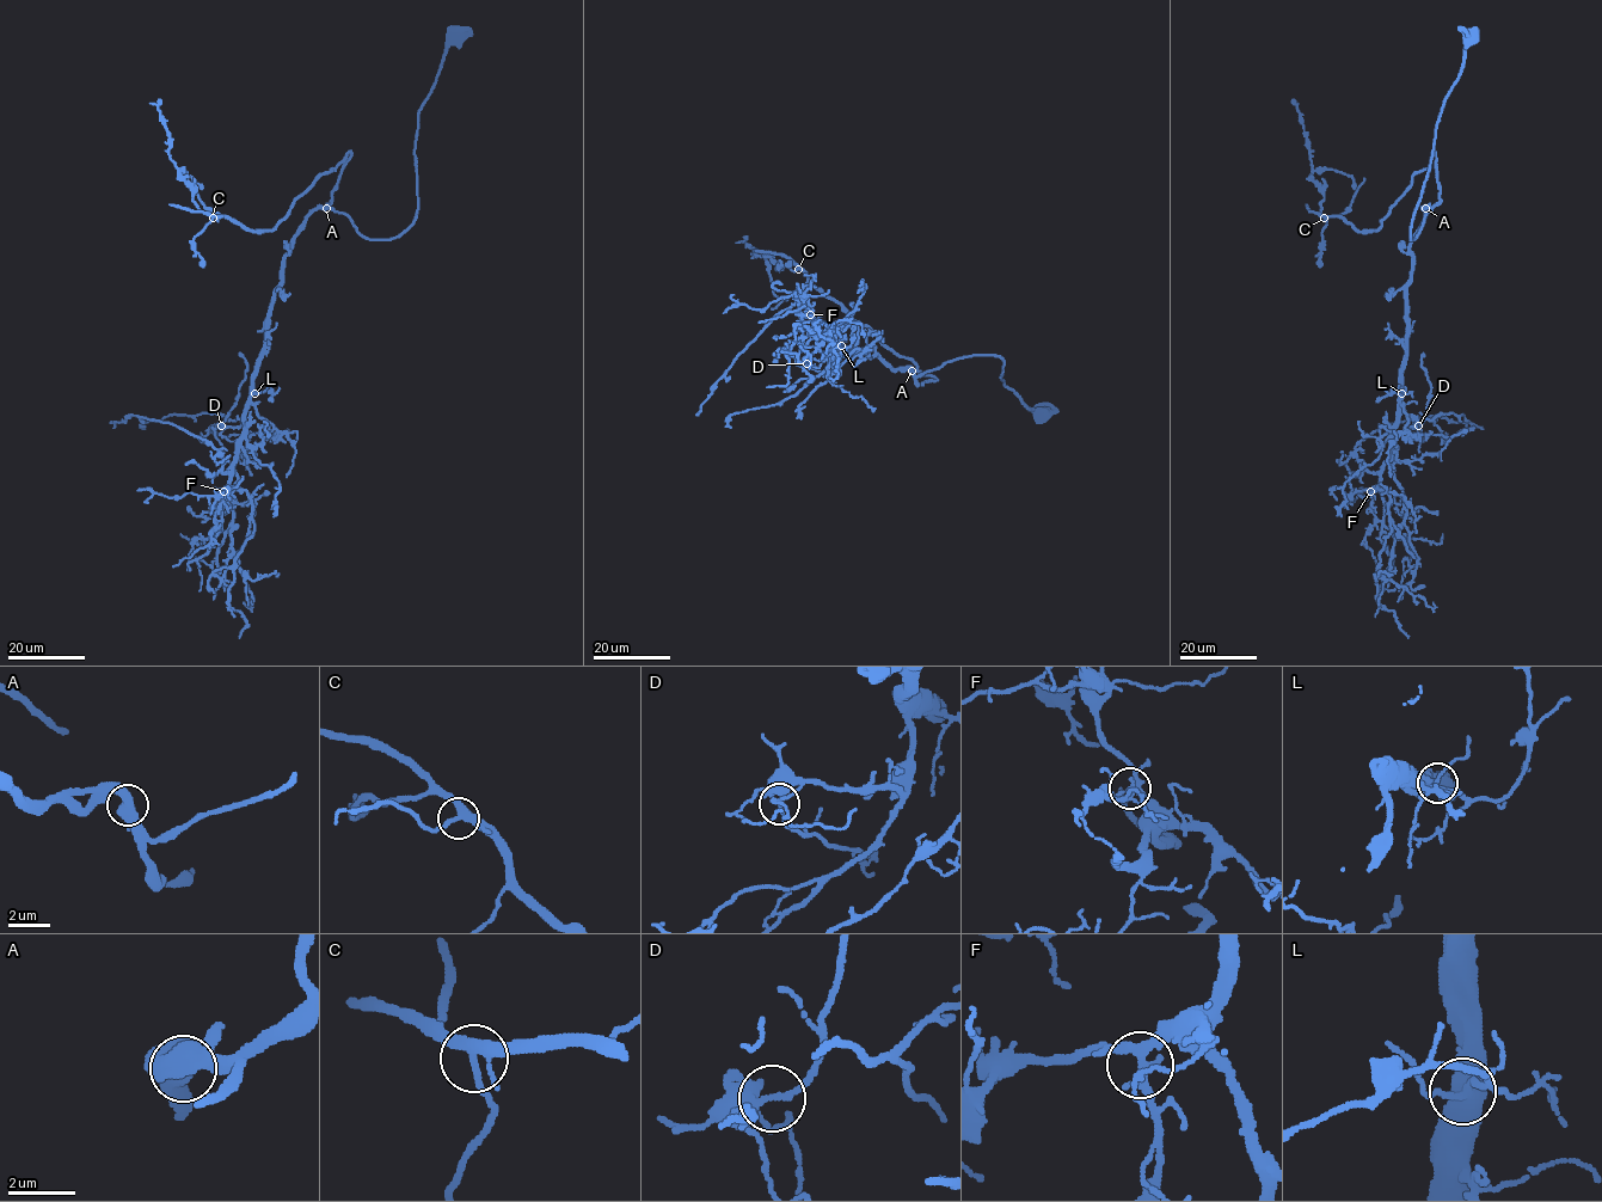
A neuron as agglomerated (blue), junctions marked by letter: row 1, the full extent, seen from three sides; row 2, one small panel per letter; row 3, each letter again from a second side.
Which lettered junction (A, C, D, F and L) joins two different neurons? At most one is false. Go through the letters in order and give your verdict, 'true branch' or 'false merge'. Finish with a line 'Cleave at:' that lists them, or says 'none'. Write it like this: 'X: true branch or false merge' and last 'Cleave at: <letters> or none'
A: true branch
C: true branch
D: true branch
F: true branch
L: true branch
Cleave at: none

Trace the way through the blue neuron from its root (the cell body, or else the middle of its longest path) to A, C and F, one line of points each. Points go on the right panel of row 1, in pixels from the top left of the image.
A: (1471, 37), (1474, 41), (1465, 48), (1462, 67), (1440, 114), (1411, 239), (1431, 208), (1425, 208)
C: (1471, 37), (1437, 124), (1411, 226), (1417, 237), (1440, 201), (1434, 152), (1378, 230), (1324, 218)
F: (1471, 37), (1411, 226), (1415, 239), (1431, 208), (1422, 208), (1410, 246), (1392, 455), (1370, 491)

